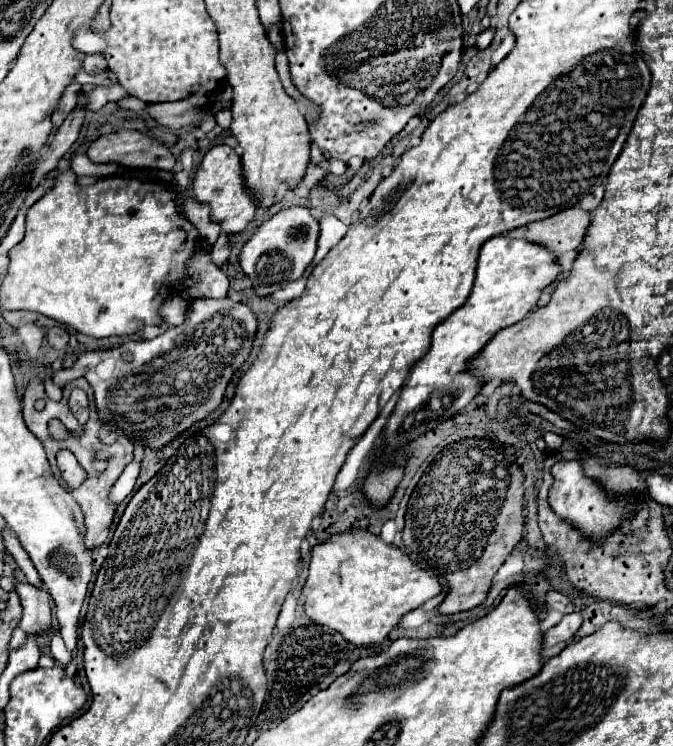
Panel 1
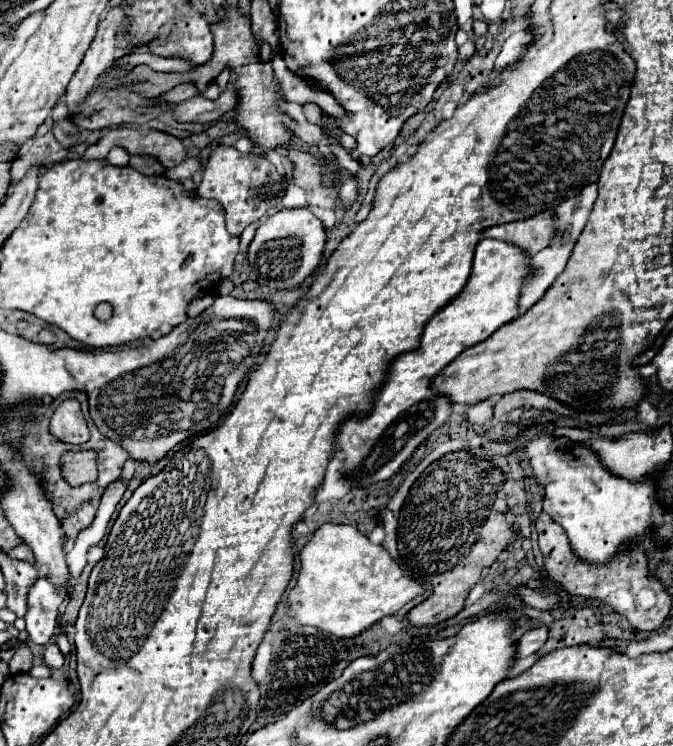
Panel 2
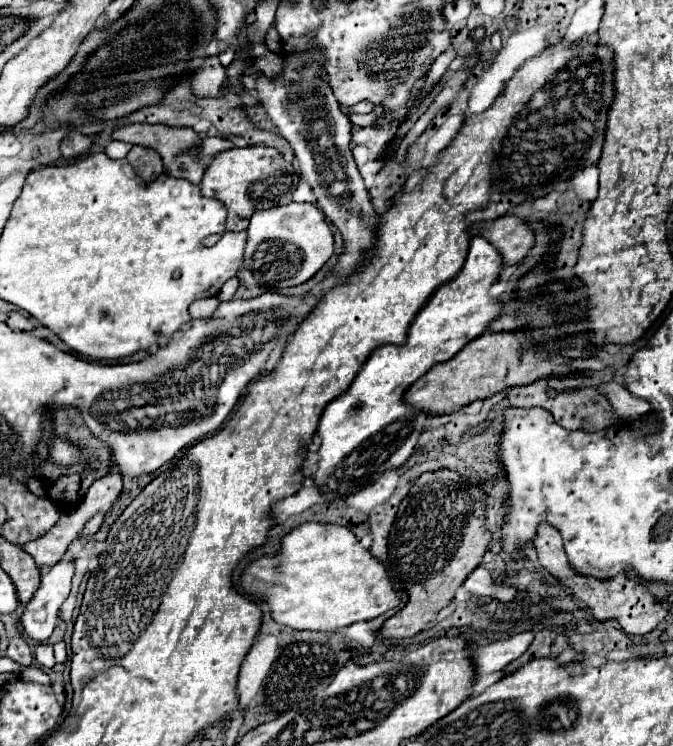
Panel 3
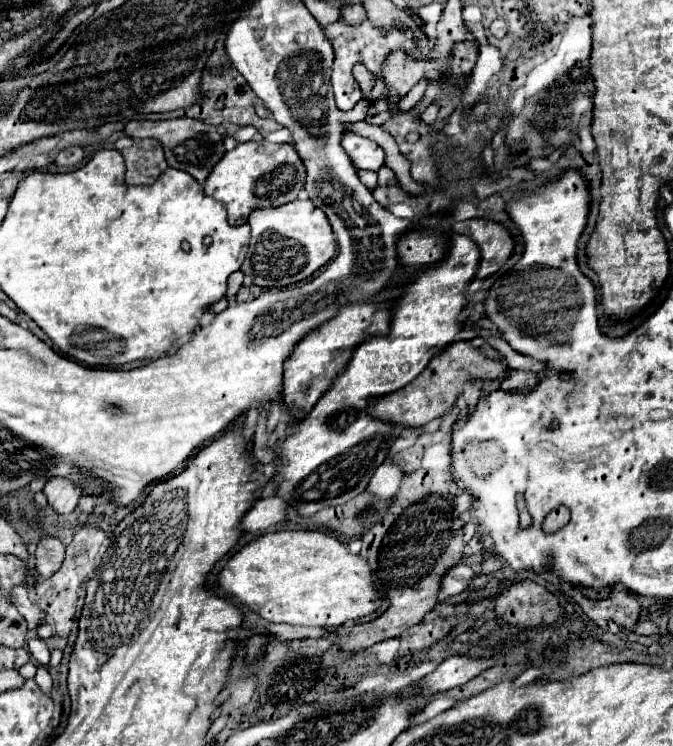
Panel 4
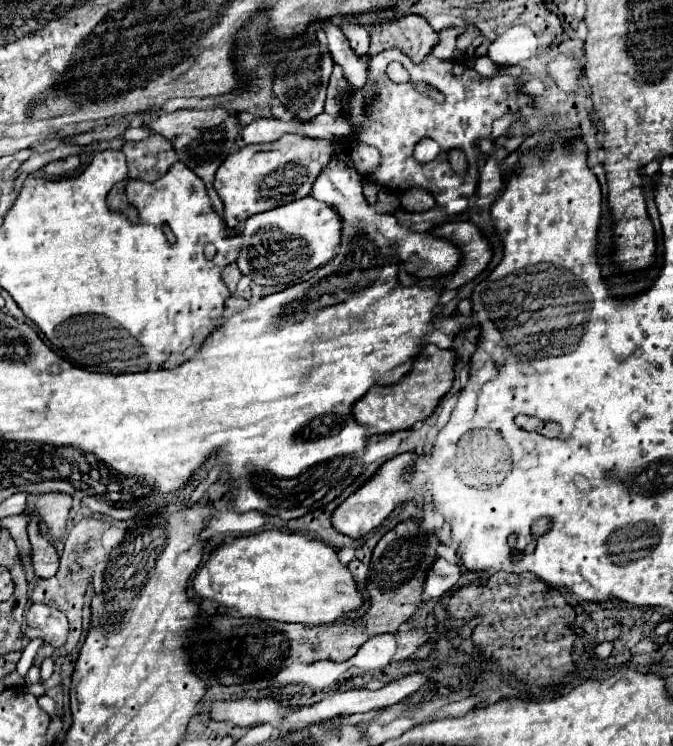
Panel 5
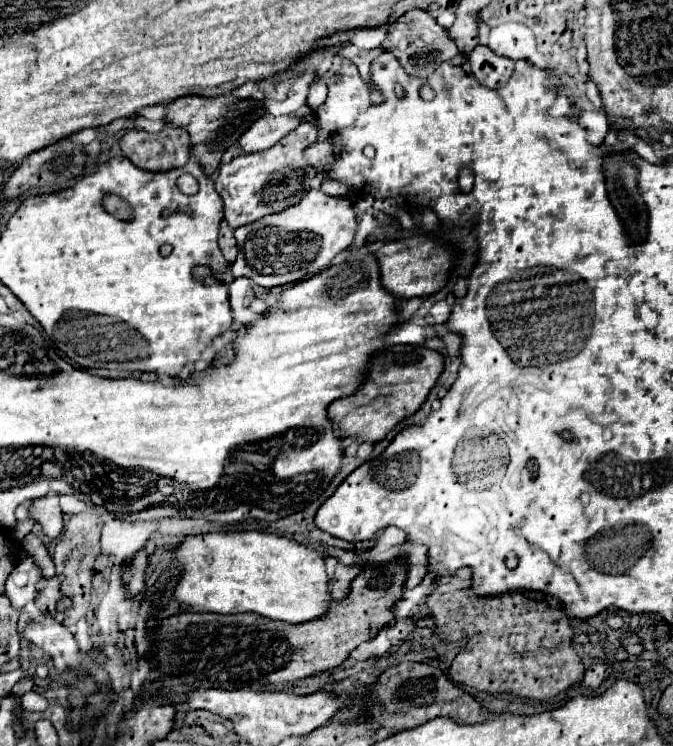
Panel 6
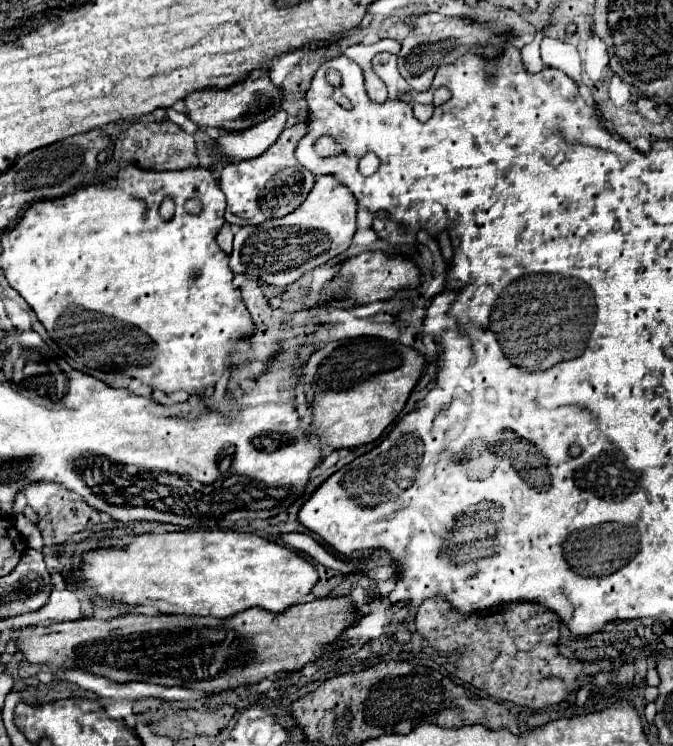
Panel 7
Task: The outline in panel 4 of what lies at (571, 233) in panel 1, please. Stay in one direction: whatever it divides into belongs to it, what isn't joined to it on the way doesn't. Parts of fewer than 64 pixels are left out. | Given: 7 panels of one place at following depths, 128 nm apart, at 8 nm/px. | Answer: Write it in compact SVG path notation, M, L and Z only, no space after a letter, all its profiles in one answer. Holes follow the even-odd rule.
M466 220L466 236L472 238L480 248L476 280L494 274L506 262L514 248L514 242L506 228L492 220Z

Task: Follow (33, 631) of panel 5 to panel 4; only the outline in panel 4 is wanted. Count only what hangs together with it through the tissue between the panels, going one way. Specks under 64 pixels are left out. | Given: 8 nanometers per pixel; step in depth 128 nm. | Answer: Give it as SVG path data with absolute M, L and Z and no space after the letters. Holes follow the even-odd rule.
M16 588L16 592L12 592L10 596L12 596L12 602L16 602L18 612L26 618L28 630L36 630L42 622L46 622L46 614L28 598L26 588Z

